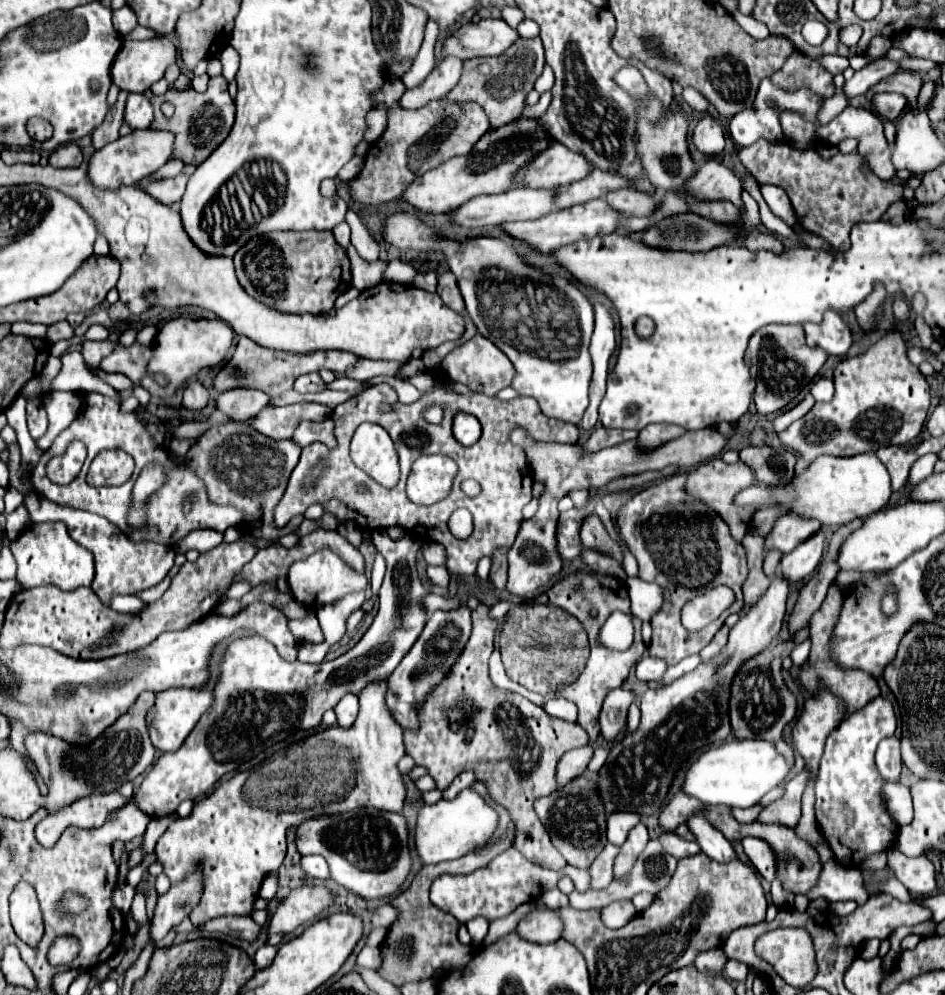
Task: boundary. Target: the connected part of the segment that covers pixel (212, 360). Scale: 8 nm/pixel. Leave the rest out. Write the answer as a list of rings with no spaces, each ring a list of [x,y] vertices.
[[[174,318],[163,324],[162,330],[156,334],[154,342],[154,356],[150,360],[150,374],[166,376],[166,386],[160,386],[154,378],[146,378],[142,386],[152,396],[172,396],[186,378],[198,374],[204,366],[216,366],[222,362],[232,346],[234,332],[222,320],[190,320],[190,318]]]

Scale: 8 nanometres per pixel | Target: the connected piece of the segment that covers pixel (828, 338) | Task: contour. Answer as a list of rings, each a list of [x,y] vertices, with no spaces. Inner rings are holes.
[[[826,312],[826,320],[822,324],[806,324],[806,342],[814,348],[822,348],[834,356],[846,356],[854,338],[848,324],[834,316],[834,312]]]

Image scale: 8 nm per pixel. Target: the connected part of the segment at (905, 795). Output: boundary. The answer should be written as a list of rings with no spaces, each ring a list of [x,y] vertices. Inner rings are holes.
[[[884,784],[882,794],[886,796],[886,808],[890,808],[890,814],[894,816],[894,820],[898,820],[900,826],[910,824],[912,820],[910,790],[902,784]]]

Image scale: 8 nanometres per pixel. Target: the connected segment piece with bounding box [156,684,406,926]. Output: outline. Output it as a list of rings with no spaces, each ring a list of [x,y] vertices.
[[[370,684],[370,688],[366,688],[366,692],[358,696],[360,712],[352,728],[342,730],[338,726],[332,726],[288,746],[286,750],[278,750],[276,756],[266,762],[266,768],[254,768],[250,772],[232,776],[230,780],[222,782],[212,794],[198,800],[188,818],[176,818],[168,826],[164,838],[160,838],[156,844],[156,854],[170,882],[182,880],[186,872],[194,868],[194,860],[202,858],[204,862],[206,888],[202,902],[190,914],[194,926],[218,916],[246,916],[252,912],[252,904],[258,898],[262,880],[268,872],[274,872],[286,856],[286,830],[290,826],[298,826],[300,822],[316,818],[320,814],[342,814],[346,810],[366,806],[388,812],[402,812],[406,802],[406,784],[398,770],[398,762],[406,754],[404,734],[400,724],[390,716],[390,712],[386,712],[384,694],[386,684]]]

